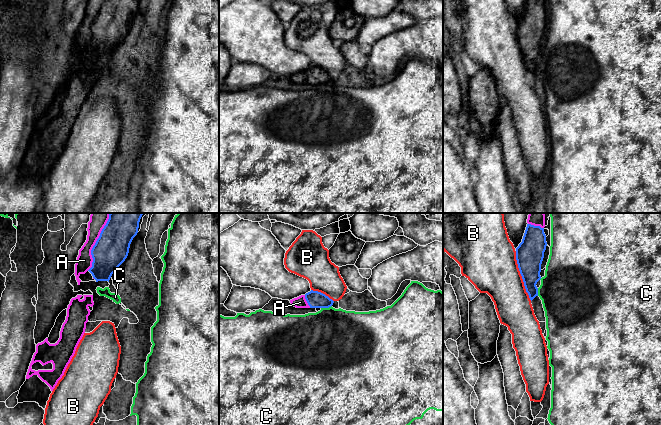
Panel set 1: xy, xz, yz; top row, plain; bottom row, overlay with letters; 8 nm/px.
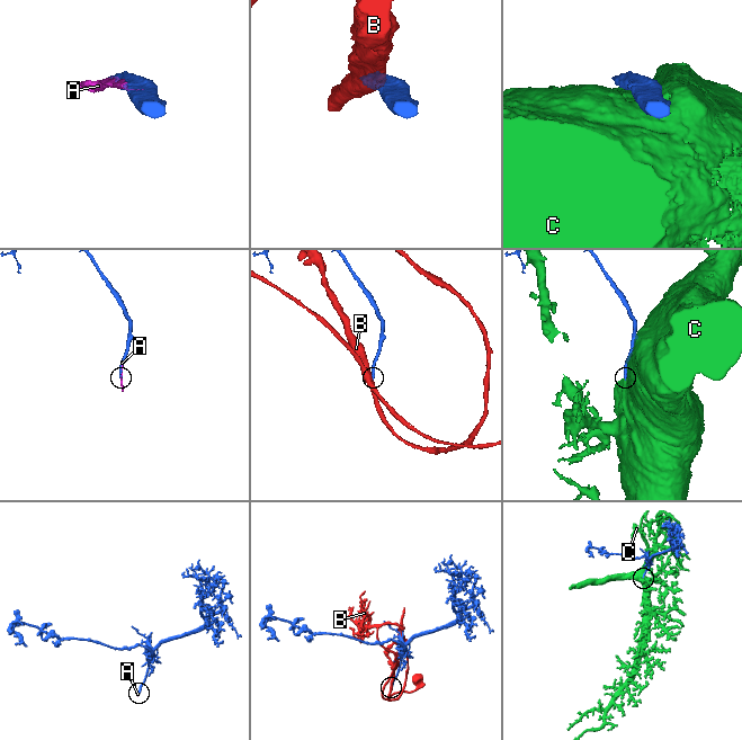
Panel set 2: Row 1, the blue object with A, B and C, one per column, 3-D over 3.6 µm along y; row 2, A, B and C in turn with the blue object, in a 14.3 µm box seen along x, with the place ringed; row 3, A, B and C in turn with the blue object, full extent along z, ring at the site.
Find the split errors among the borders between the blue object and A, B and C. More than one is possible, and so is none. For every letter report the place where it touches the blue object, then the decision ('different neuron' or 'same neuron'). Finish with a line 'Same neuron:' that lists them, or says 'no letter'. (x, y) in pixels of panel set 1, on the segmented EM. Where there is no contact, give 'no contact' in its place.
A: meets blue in xy at (96, 242); same neuron
B: meets blue in yz at (521, 275); different neuron
C: meets blue in xz at (326, 307); different neuron
Same neuron: A

